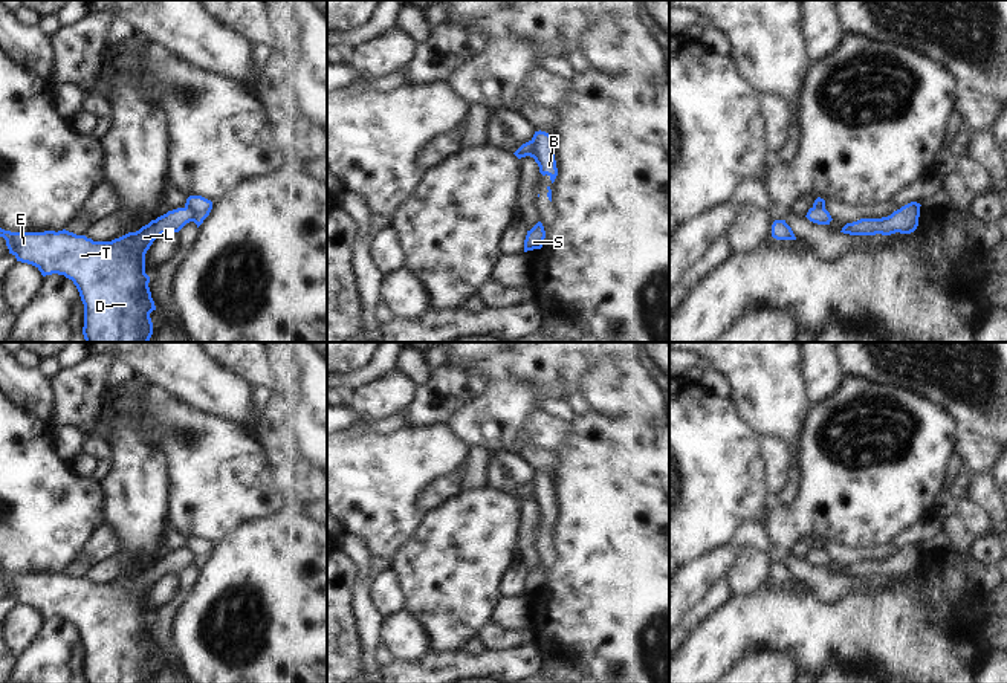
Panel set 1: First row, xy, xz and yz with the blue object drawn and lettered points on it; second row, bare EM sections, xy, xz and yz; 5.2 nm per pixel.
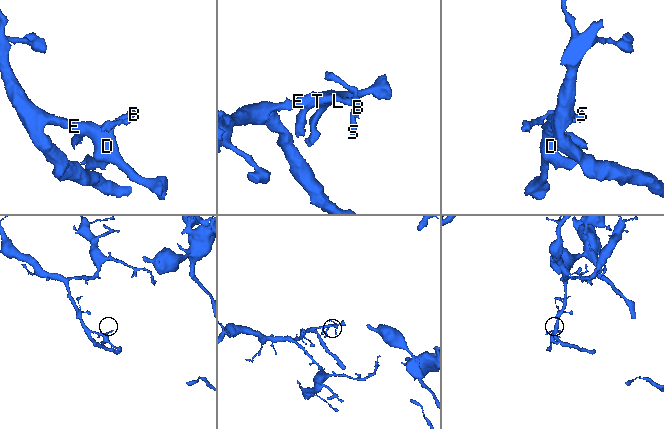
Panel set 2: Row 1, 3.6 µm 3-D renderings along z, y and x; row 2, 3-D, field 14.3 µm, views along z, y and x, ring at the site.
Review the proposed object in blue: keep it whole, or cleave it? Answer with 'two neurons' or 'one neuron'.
two neurons

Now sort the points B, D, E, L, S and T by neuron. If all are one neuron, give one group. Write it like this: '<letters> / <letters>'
B S / D E L T

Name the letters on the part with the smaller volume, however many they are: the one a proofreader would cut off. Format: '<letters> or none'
B, S

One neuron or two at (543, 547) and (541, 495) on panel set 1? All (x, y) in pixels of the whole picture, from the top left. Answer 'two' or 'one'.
one

